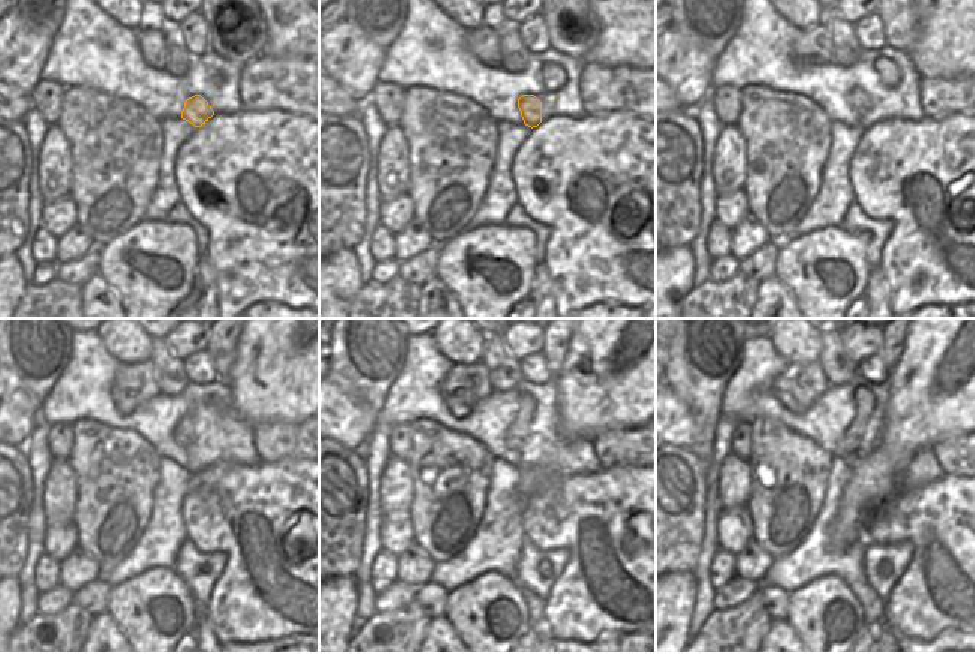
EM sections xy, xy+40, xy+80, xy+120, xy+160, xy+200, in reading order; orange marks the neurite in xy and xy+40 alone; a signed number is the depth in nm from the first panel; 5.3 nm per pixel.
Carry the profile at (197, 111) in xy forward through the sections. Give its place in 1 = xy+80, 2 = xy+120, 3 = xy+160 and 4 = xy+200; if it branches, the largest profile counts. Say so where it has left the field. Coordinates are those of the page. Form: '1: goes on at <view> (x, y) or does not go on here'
1: goes on at xy+80 (861, 102)
2: goes on at xy+120 (183, 434)
3: goes on at xy+160 (519, 428)
4: goes on at xy+200 (864, 399)

